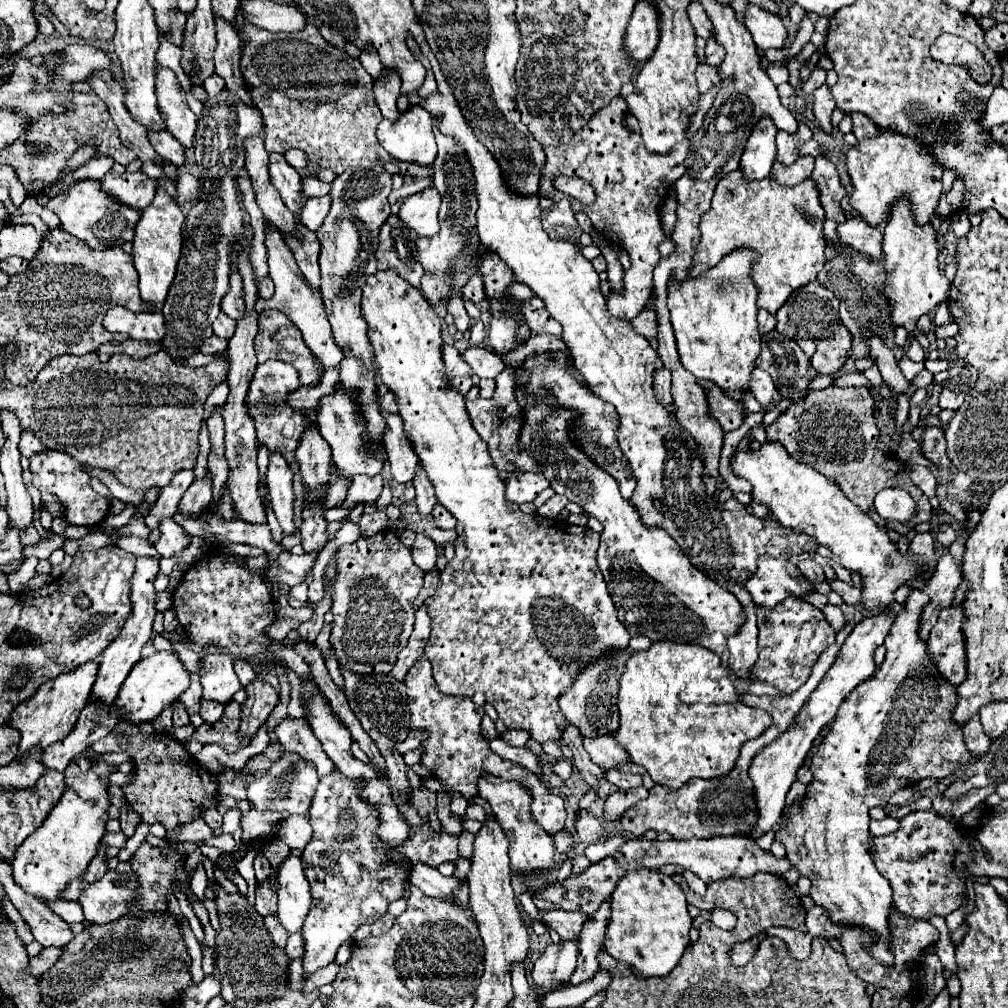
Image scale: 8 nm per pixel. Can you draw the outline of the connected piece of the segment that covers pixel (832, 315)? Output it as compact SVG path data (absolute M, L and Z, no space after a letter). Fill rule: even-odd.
M818 282L806 284L804 288L798 288L792 292L792 296L786 300L786 304L776 312L776 330L780 330L784 336L792 338L810 338L816 344L816 354L812 366L820 374L832 374L836 372L848 356L848 350L852 346L852 334L842 324L838 312L838 298L830 298L830 290L822 288Z

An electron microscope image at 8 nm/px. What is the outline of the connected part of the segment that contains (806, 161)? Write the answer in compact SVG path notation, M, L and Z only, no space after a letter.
M800 156L792 166L788 168L780 168L778 164L774 164L770 178L774 178L776 182L784 184L784 186L798 186L804 180L810 178L814 168L814 160L810 156Z

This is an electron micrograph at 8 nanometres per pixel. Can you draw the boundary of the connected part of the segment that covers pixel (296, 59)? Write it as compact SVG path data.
M308 22L300 32L268 32L252 24L238 28L240 40L244 40L244 50L240 58L240 70L244 82L252 88L252 100L262 112L266 124L266 150L284 154L290 148L300 148L308 156L308 170L316 174L321 168L331 169L335 174L342 174L347 169L374 169L386 162L398 164L376 140L376 126L382 122L380 110L376 108L372 78L362 68L360 60L350 58L346 52L332 48L324 42L318 28Z

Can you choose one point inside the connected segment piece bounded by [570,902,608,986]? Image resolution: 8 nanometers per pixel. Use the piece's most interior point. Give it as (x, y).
(591, 943)

